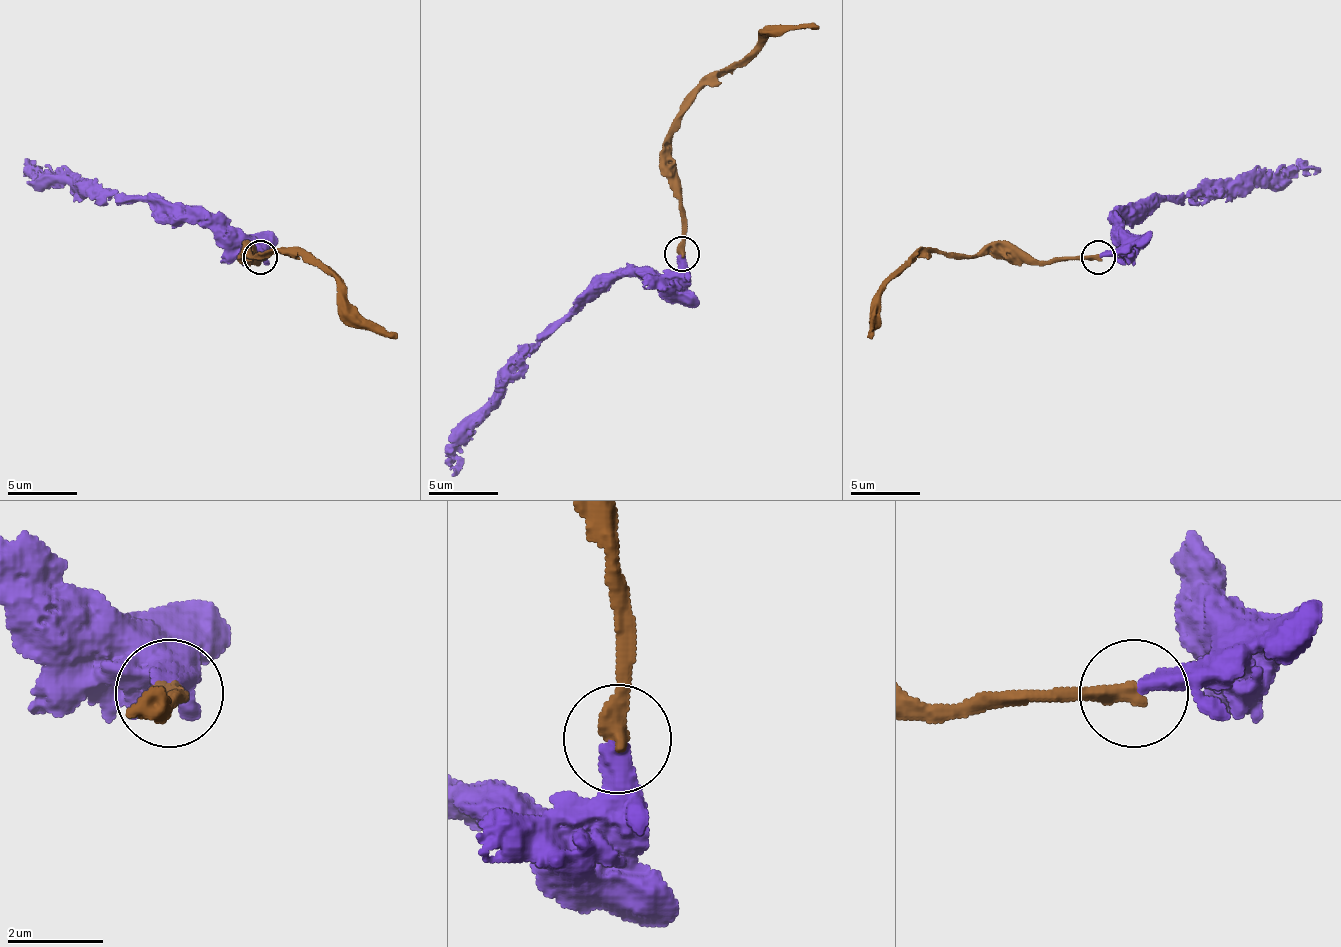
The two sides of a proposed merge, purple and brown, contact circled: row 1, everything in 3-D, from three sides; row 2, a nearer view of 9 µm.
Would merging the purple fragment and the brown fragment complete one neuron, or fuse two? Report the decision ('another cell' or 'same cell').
same cell

